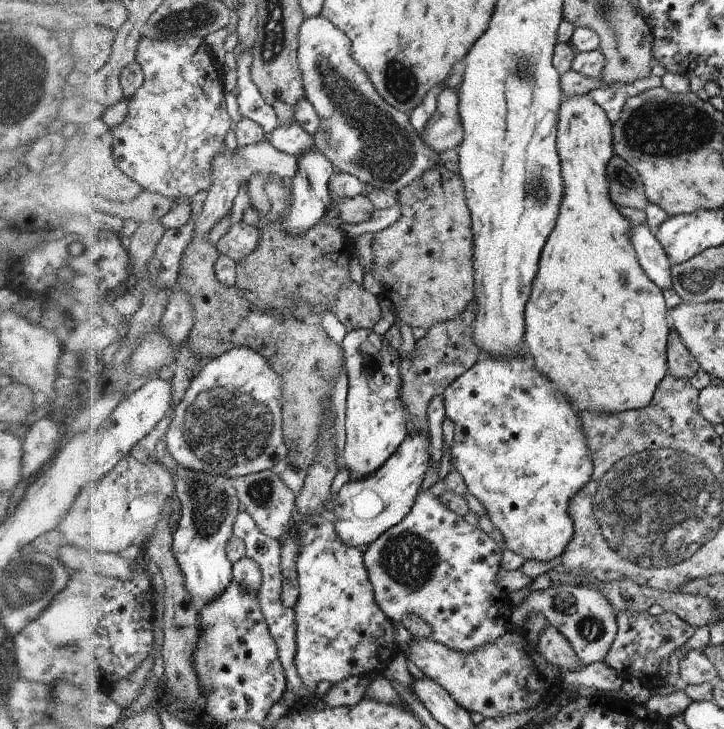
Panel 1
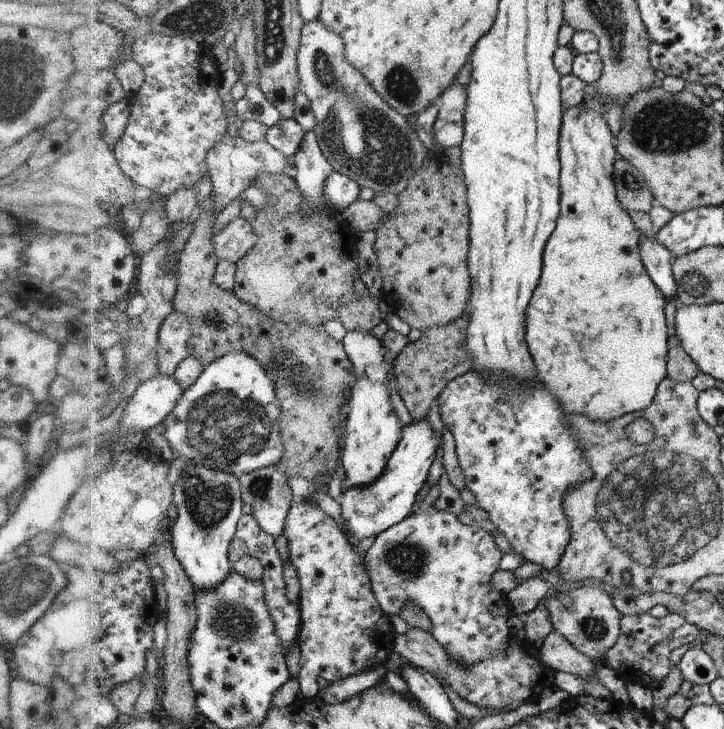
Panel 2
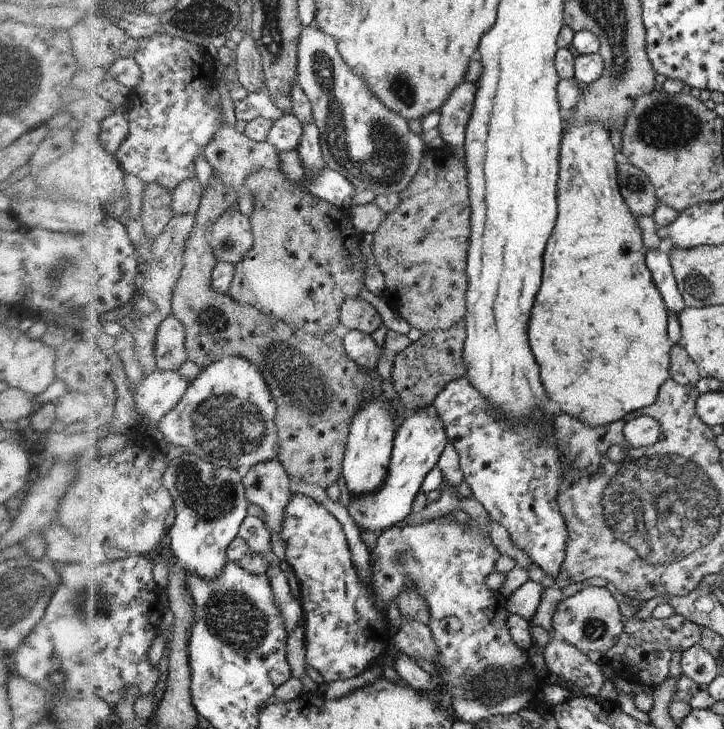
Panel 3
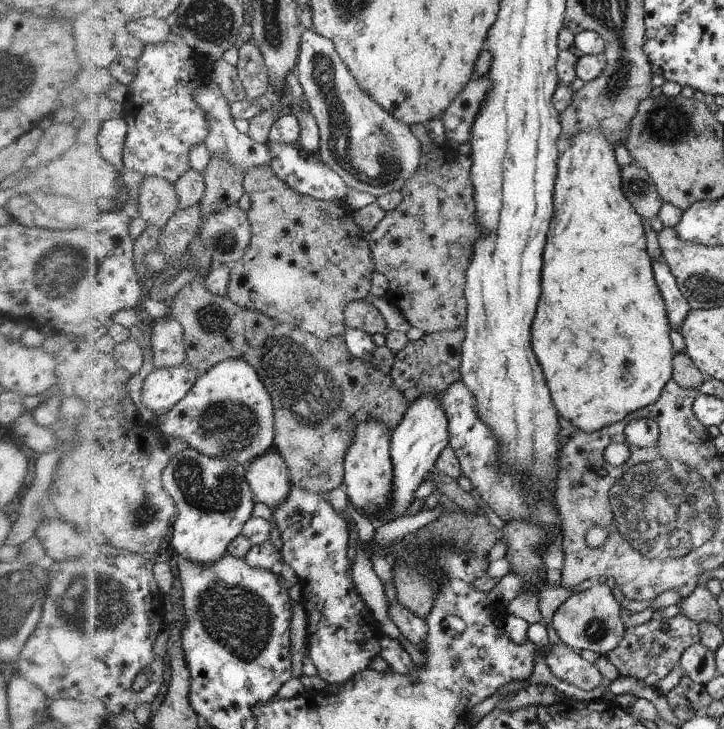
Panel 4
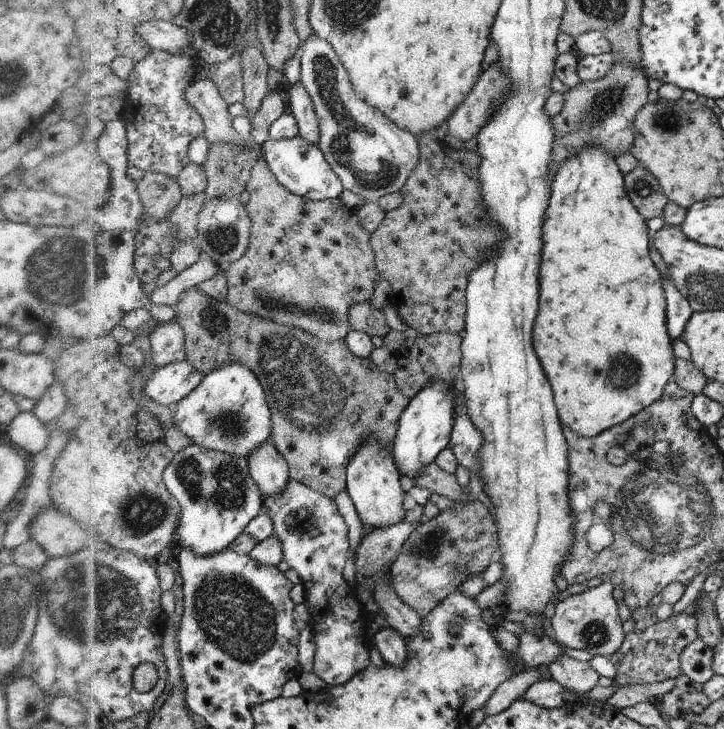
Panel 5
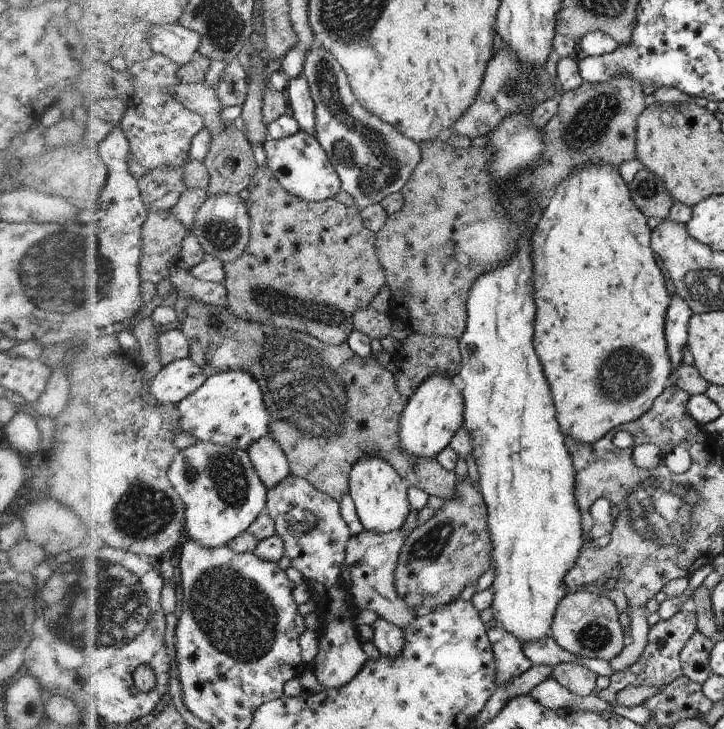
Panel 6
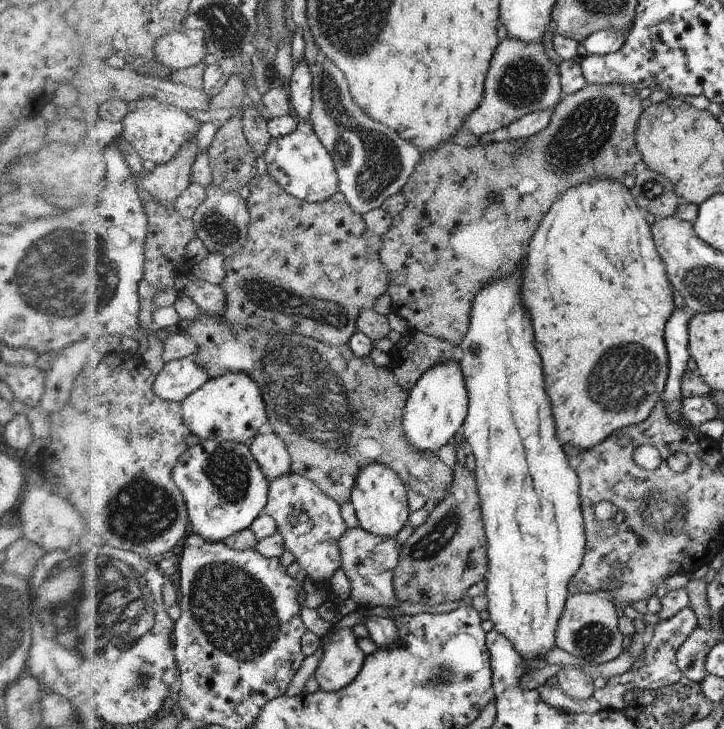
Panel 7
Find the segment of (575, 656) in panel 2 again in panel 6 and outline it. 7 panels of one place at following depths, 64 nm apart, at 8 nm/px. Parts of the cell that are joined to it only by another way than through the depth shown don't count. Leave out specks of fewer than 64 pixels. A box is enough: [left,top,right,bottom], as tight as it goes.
[552,662,598,697]

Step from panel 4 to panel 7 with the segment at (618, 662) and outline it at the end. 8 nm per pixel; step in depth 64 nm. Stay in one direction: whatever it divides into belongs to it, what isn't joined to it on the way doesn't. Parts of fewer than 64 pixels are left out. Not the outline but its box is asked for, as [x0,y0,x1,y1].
[593,606,697,711]

